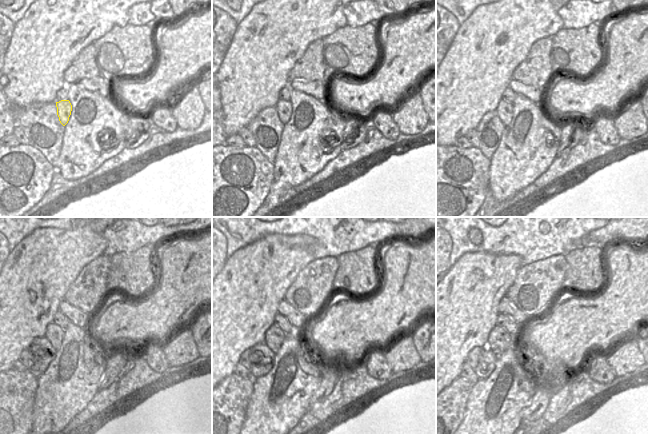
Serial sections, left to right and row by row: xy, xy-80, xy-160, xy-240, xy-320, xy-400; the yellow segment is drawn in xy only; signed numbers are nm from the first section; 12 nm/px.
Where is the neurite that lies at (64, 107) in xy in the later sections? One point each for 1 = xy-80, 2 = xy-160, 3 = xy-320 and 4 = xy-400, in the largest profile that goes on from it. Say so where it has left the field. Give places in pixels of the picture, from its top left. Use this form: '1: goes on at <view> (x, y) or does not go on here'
1: goes on at xy-80 (284, 108)
2: goes on at xy-160 (505, 110)
3: goes on at xy-320 (274, 337)
4: goes on at xy-400 (499, 339)

